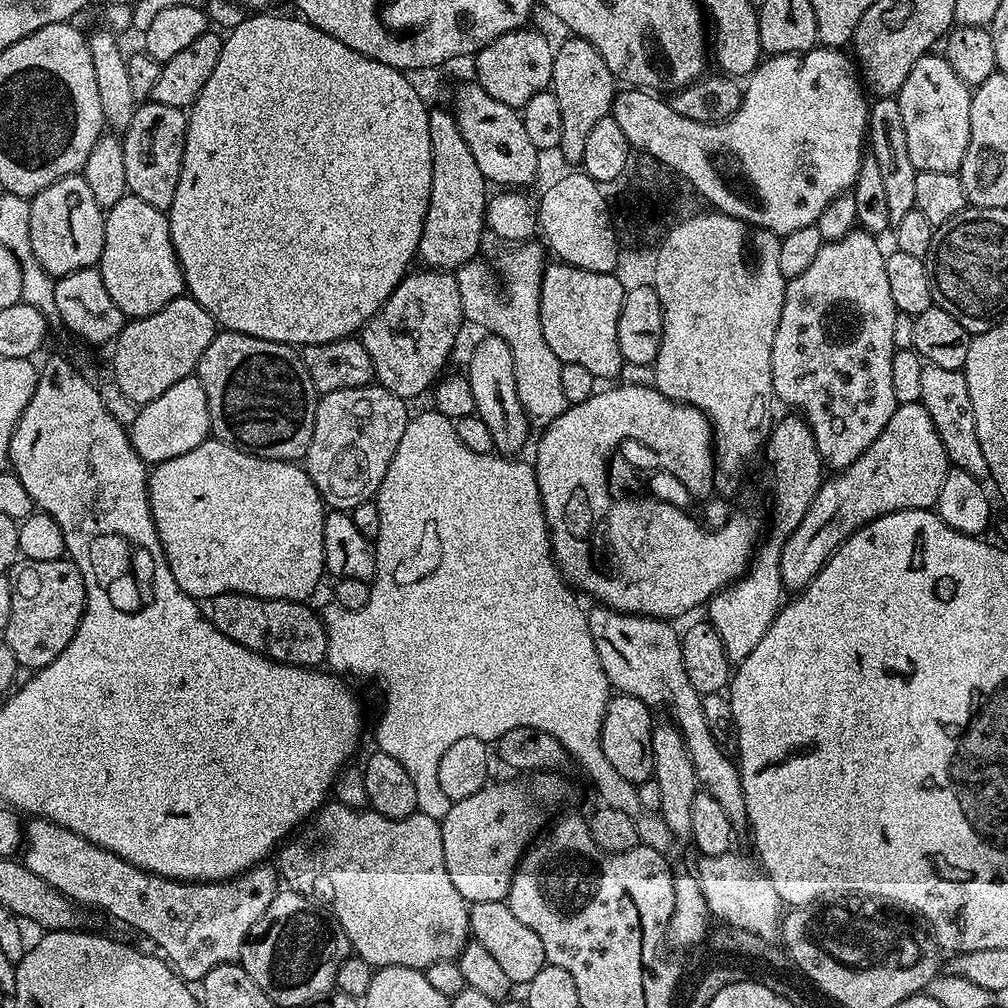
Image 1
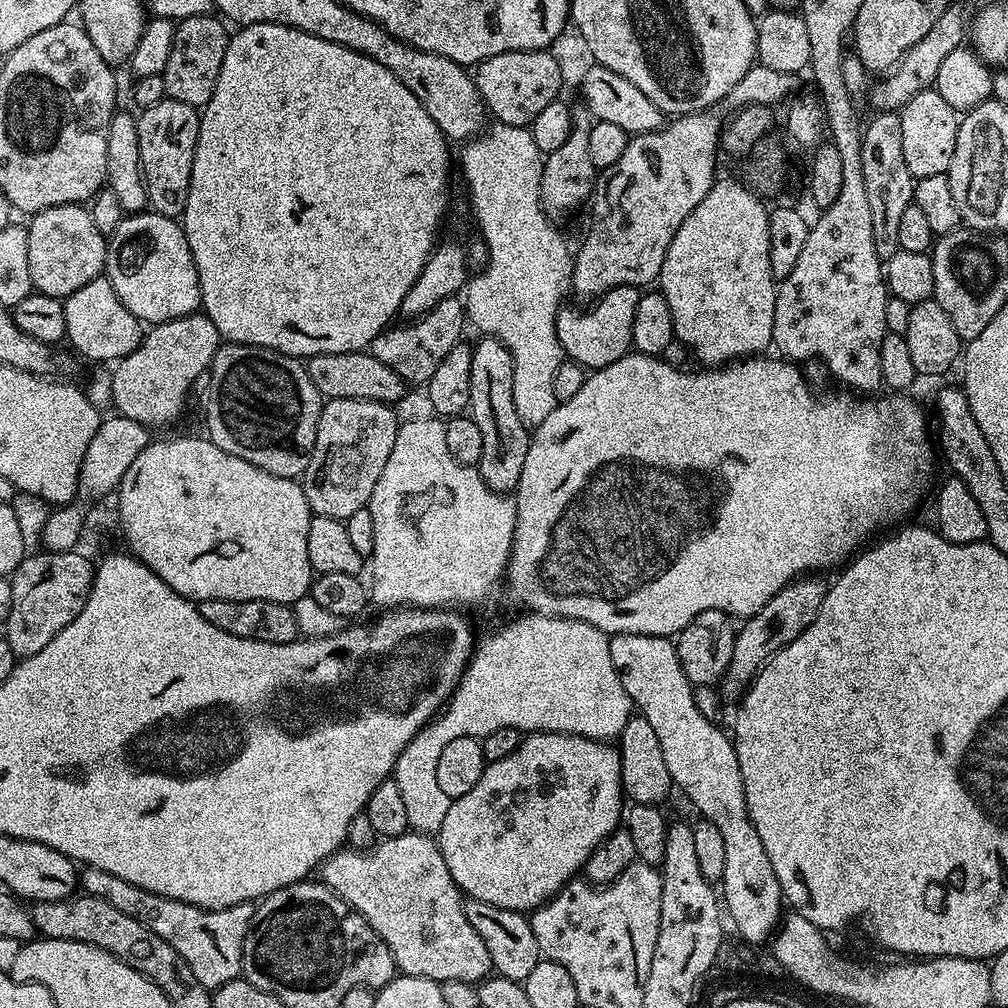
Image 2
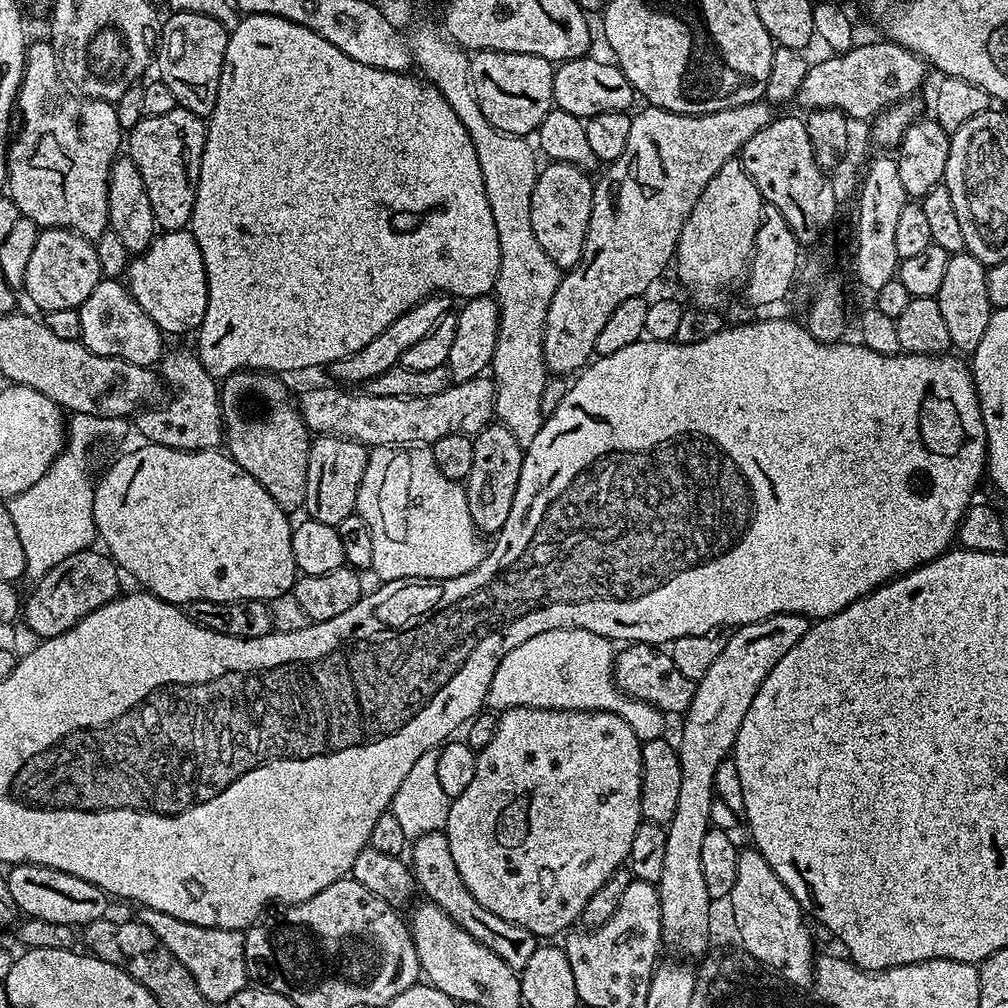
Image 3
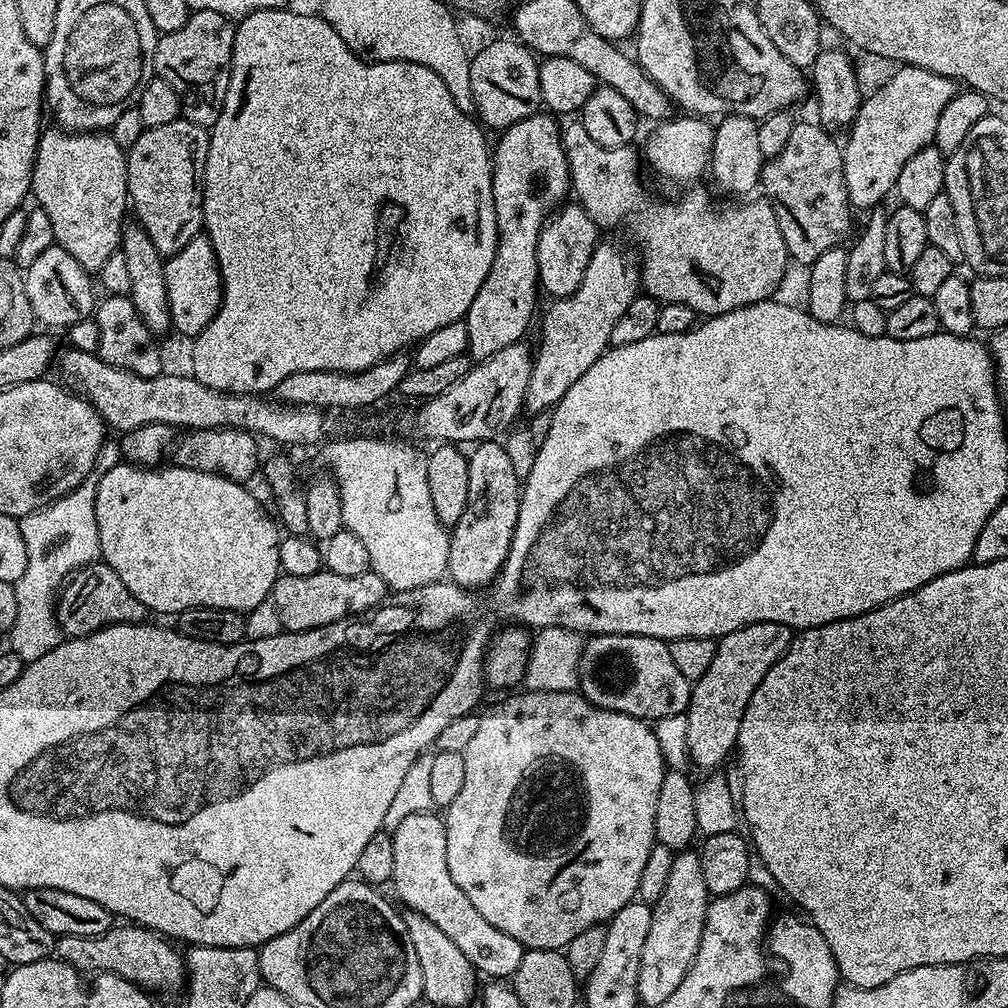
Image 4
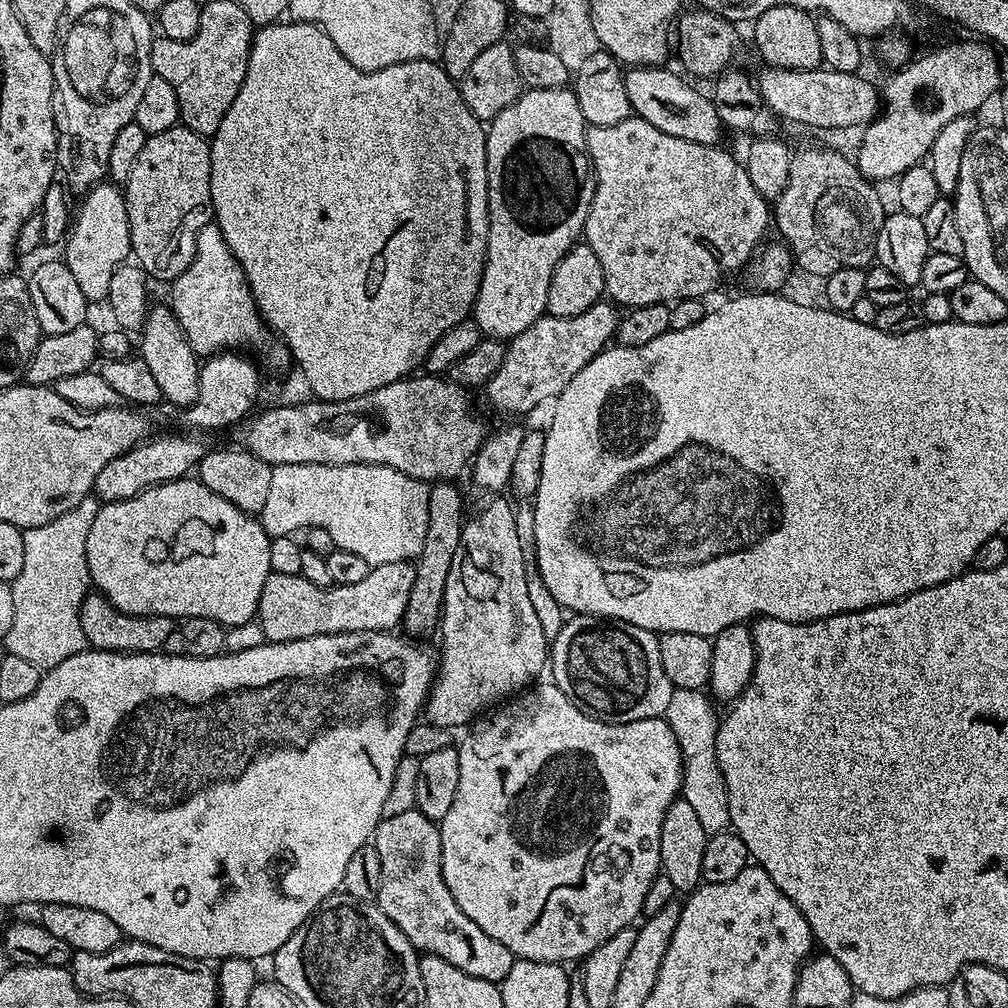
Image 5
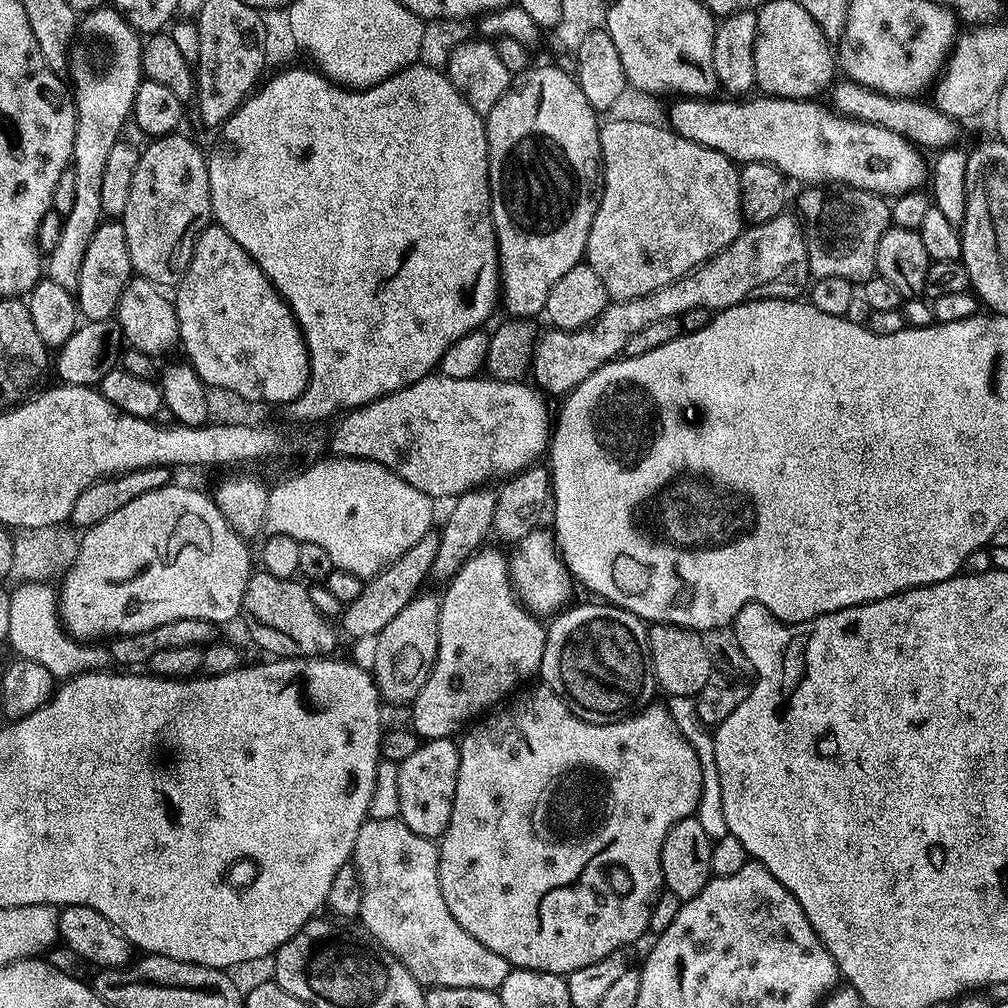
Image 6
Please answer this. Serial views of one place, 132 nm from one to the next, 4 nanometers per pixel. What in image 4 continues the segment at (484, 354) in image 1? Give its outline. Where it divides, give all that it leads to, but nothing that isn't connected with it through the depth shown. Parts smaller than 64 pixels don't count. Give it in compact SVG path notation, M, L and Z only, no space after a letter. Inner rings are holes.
M481 441L469 453L468 502L462 517L451 525L448 537L448 570L451 583L465 590L483 590L495 580L498 573L504 570L504 563L514 538L514 530L518 526L518 510L520 509L520 493L522 486L514 474L510 456L499 441Z

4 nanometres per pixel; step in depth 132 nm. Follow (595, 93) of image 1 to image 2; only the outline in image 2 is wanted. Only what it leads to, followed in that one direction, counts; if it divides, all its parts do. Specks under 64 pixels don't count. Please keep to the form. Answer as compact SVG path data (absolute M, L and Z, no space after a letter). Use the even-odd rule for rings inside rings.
M573 107L570 138L566 138L566 142L562 142L558 150L544 156L540 201L544 207L544 213L550 218L564 216L567 212L574 211L579 204L587 205L593 195L598 179L598 169L590 158L590 130L593 123L594 117L589 114L586 107Z

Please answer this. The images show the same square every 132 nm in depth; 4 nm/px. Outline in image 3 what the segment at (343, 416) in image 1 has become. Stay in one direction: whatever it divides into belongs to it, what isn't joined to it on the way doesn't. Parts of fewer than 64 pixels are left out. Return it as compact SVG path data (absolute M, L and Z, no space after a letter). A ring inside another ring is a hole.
M316 436L312 440L303 506L307 519L338 525L342 518L354 515L358 490L362 486L362 474L366 474L368 453L369 449L365 445L344 440L340 436Z

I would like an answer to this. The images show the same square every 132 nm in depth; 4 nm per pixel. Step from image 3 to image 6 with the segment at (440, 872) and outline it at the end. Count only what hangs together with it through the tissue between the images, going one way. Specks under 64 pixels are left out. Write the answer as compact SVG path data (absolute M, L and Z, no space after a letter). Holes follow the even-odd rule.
M369 818L358 830L351 863L360 880L358 920L363 931L382 945L384 951L397 956L402 966L410 970L410 974L424 989L481 988L495 992L500 989L502 982L506 982L510 971L506 958L494 954L494 950L486 950L486 946L482 946L478 938L466 934L466 930L458 926L458 918L454 918L454 914L450 914L446 907L446 898L442 898L440 885L440 850L433 841L414 834L414 830L410 830L410 826L406 826L399 818L395 820Z

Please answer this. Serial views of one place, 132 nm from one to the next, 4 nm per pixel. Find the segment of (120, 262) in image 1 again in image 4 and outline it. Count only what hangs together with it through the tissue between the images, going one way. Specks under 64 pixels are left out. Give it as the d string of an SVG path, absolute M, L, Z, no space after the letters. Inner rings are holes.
M201 234L190 238L178 254L167 257L164 265L166 274L166 294L170 298L172 327L178 333L194 338L216 316L220 308L220 267L214 254L214 246L207 235Z

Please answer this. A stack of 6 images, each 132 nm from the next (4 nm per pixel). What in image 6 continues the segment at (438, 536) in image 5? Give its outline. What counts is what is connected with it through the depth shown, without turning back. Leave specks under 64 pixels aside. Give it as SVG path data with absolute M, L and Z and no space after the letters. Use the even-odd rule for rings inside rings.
M424 595L402 606L402 610L398 610L398 614L394 614L394 618L390 618L390 622L386 622L383 630L374 637L376 653L372 656L370 671L385 705L411 705L422 686L426 686L426 678L430 678L438 654L440 600Z

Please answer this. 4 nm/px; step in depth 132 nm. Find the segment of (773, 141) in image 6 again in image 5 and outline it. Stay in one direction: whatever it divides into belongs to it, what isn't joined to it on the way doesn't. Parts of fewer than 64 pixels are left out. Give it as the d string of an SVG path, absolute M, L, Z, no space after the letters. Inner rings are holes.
M668 66L629 67L625 71L624 81L626 98L630 98L633 113L650 122L650 126L658 126L662 134L674 134L674 138L686 138L686 142L719 145L722 125L715 104L705 93L703 96L694 85L687 84L683 80L685 77L677 72L671 72Z

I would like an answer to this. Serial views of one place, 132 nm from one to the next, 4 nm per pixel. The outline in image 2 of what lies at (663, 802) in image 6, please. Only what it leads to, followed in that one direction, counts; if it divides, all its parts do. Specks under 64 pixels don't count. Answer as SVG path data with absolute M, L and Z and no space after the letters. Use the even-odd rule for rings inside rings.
M534 732L525 735L519 746L514 750L514 754L506 754L506 758L501 760L493 760L485 763L484 773L482 778L478 778L478 786L474 786L474 790L470 790L466 794L462 794L459 798L452 802L450 810L446 810L446 819L442 821L442 826L438 833L438 843L440 845L440 853L442 858L446 862L446 870L450 870L450 874L454 878L457 888L465 897L473 900L481 900L482 902L490 902L490 906L498 906L499 908L505 908L506 910L514 910L515 912L523 912L525 914L531 913L533 910L540 907L541 904L545 904L548 900L552 899L557 892L560 892L564 885L569 880L573 879L583 869L584 863L587 862L595 854L596 848L608 837L611 832L615 832L617 828L622 824L622 813L626 808L626 797L624 794L624 786L622 784L622 774L620 773L620 754L619 751L611 743L602 740L591 740L585 736L575 736L574 734L566 734L565 732Z

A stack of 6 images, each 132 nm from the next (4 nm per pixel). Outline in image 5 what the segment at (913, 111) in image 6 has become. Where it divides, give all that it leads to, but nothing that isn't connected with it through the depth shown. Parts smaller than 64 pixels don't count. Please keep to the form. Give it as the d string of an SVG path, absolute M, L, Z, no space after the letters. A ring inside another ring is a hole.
M821 66L818 68L811 68L810 70L790 70L788 68L769 68L765 67L763 69L764 73L761 76L758 76L758 87L760 89L760 99L766 105L767 111L768 108L776 116L781 116L784 120L789 120L792 124L805 124L808 128L857 128L857 130L863 129L865 126L872 123L877 116L880 115L882 111L882 96L878 91L878 88L875 88L868 80L863 80L863 75L854 73L854 72L838 72L834 68L829 68L827 66Z

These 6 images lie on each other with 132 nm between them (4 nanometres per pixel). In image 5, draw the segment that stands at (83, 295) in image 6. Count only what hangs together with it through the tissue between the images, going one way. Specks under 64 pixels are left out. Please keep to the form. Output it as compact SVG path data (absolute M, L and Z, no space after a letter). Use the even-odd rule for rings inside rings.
M101 182L83 193L80 209L76 208L68 235L63 241L62 263L78 281L82 294L90 302L107 301L114 270L132 256L130 218L126 214L123 191L115 183Z

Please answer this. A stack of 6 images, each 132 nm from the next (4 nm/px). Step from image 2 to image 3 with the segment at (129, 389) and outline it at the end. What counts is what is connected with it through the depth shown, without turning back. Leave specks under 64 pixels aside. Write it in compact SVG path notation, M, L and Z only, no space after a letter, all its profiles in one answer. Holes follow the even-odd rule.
M188 348L165 351L159 365L163 383L172 387L172 397L161 408L149 406L134 420L134 428L149 444L183 452L210 452L224 444L224 419L217 381L202 366L199 355ZM137 419L137 420L136 420Z

